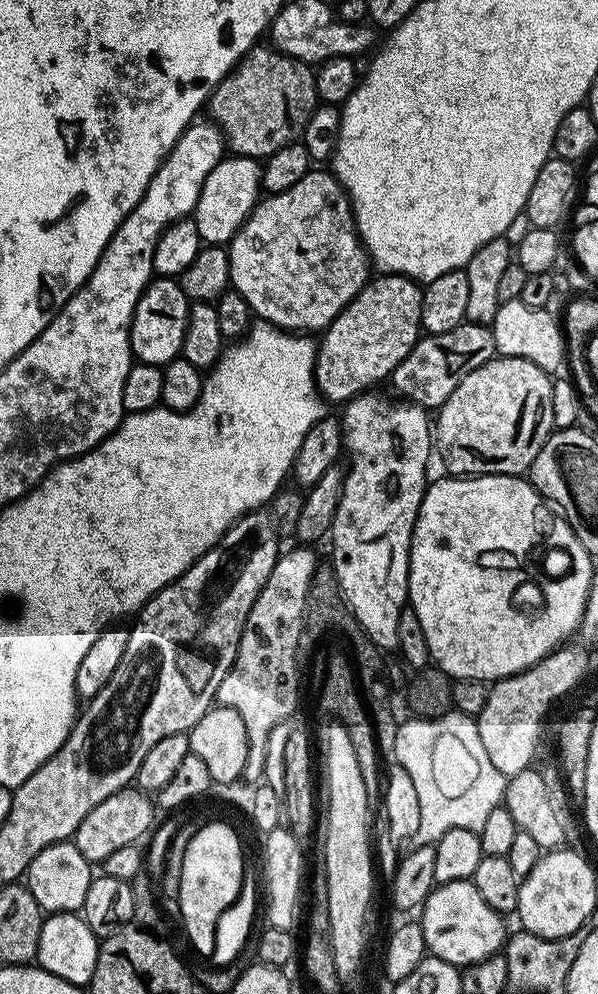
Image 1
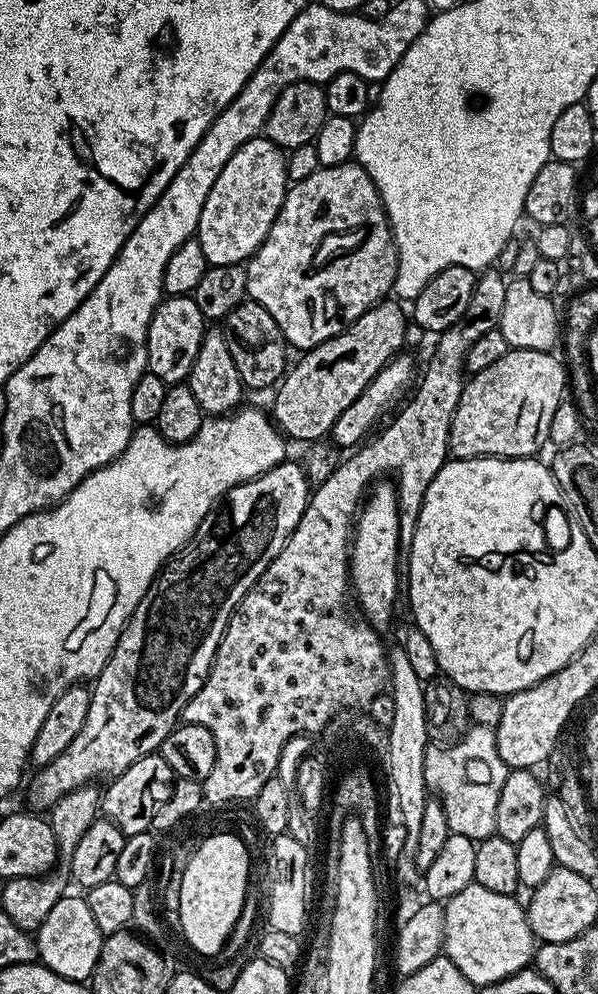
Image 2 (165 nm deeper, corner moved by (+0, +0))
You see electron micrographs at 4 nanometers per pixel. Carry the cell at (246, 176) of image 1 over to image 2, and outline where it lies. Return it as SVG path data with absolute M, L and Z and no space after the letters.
M261 134L246 142L222 166L222 174L218 174L218 182L214 182L214 190L206 198L206 206L202 206L202 218L196 227L196 236L202 246L202 254L206 254L209 265L214 264L244 264L262 246L266 234L270 234L270 226L274 226L274 218L284 205L290 181L288 179L288 161L285 149L280 148Z

